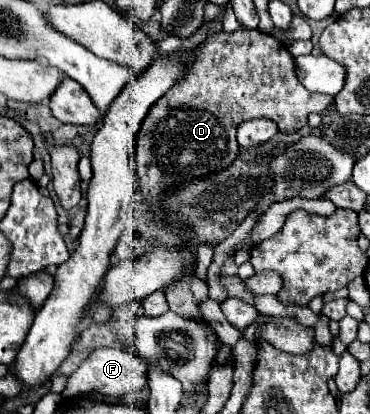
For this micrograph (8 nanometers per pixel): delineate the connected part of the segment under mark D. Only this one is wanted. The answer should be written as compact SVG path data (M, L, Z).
M257 29L209 35L201 45L197 45L195 53L197 55L189 69L185 69L183 79L179 79L149 109L141 131L137 133L137 141L133 141L133 165L139 179L139 189L143 199L151 203L159 201L165 185L201 177L229 165L229 161L233 161L233 157L239 153L239 143L235 137L239 123L255 117L269 117L277 121L279 131L297 131L307 125L309 113L323 113L333 103L333 97L329 95L307 91L295 75L295 61L287 47L275 37Z

